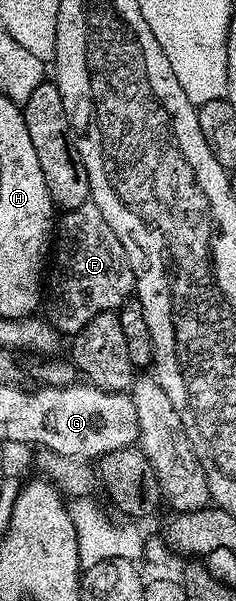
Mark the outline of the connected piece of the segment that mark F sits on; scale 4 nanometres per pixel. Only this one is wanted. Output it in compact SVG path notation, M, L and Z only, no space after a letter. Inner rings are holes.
M93 203L77 206L77 210L69 210L57 220L57 231L53 236L53 268L55 273L49 276L49 291L45 296L45 319L56 332L74 334L80 332L86 324L99 312L117 310L126 300L132 299L135 291L135 276L131 272L131 263L125 254L125 246L113 234L113 226L101 218L101 210Z

